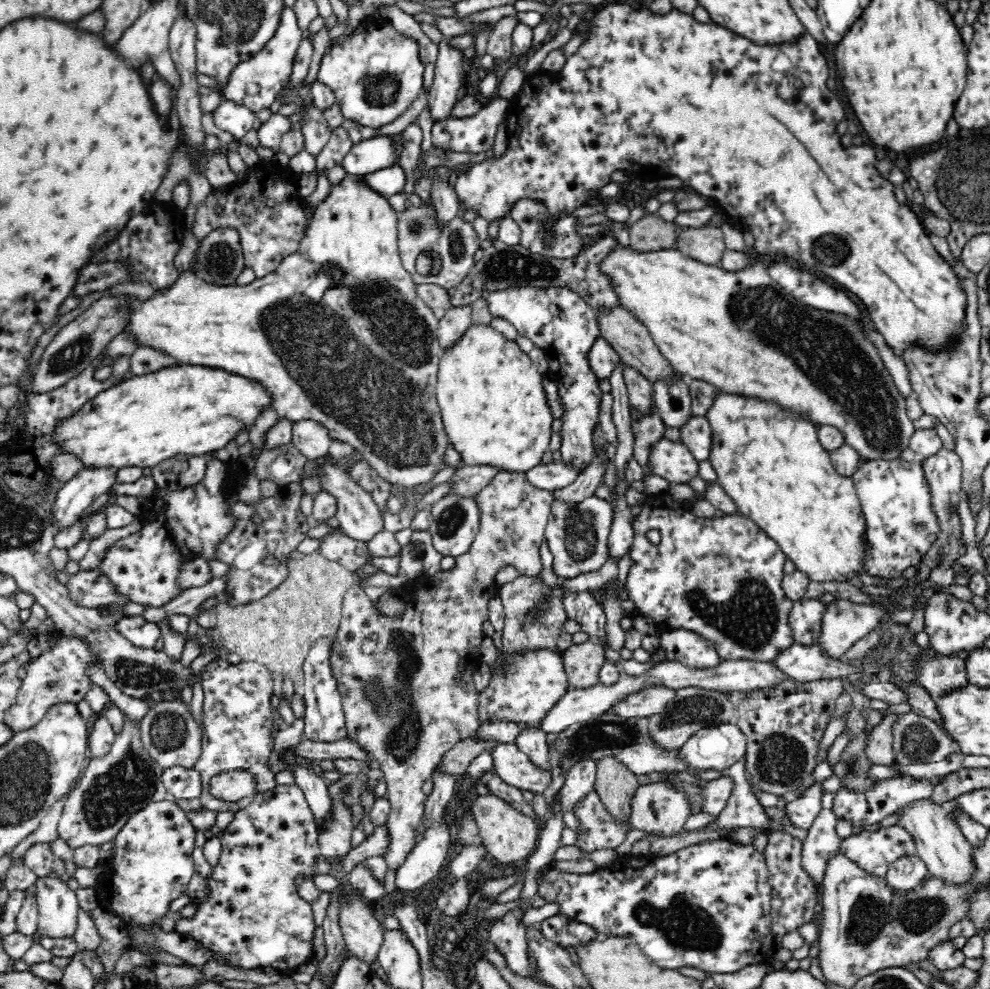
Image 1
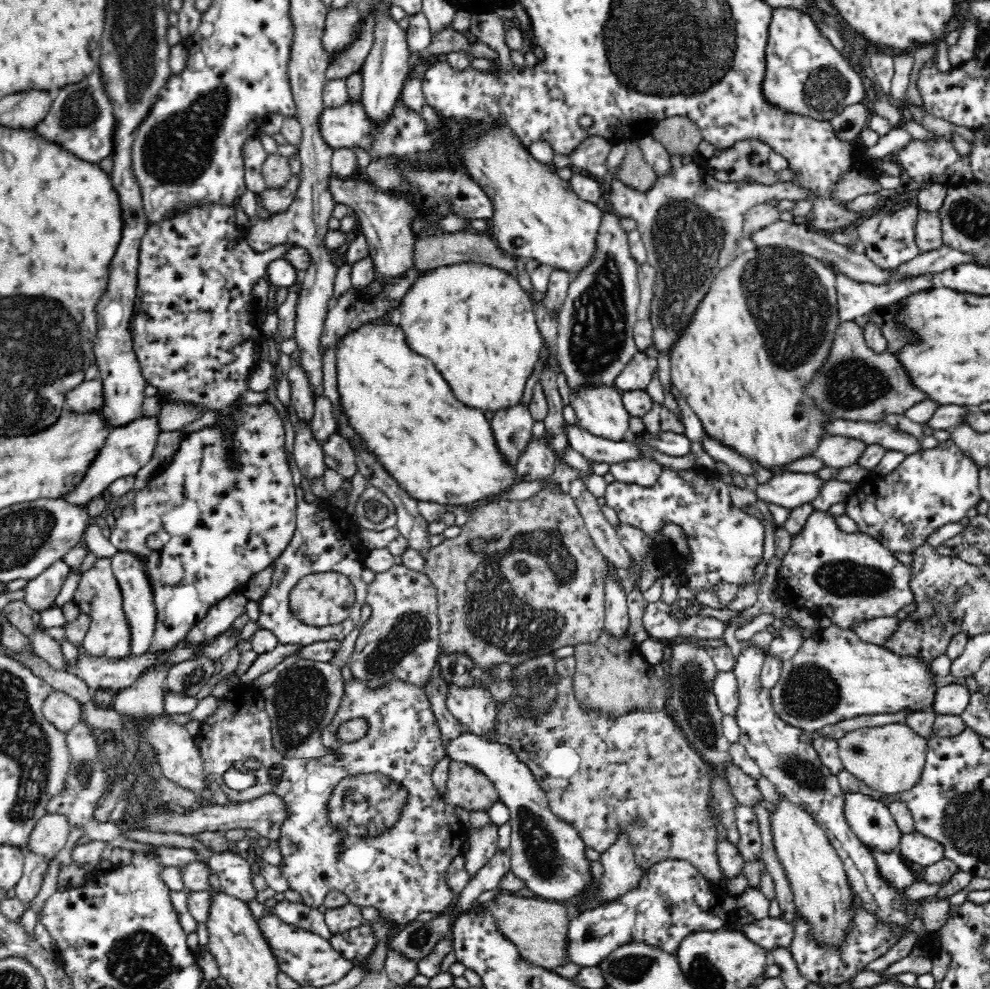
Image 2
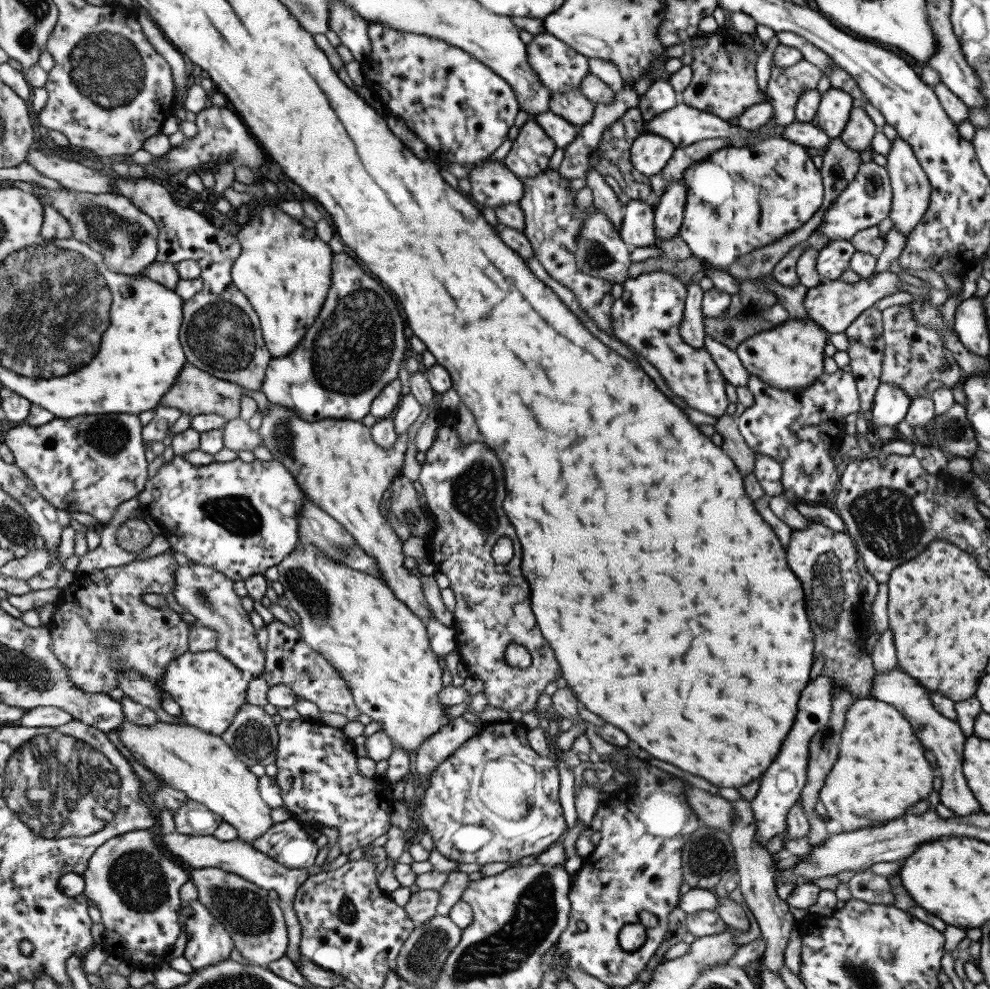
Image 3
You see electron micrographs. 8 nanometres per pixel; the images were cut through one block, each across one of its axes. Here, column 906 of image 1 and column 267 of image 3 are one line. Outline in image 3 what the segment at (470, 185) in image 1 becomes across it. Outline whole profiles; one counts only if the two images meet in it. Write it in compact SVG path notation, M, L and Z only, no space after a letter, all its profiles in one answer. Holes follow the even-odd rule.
M252 202L234 212L232 217L239 223L236 238L241 244L240 257L232 266L233 283L247 296L259 316L263 340L271 356L288 356L300 344L302 336L322 310L332 282L332 250L328 243L318 238L315 228L305 228L273 204Z

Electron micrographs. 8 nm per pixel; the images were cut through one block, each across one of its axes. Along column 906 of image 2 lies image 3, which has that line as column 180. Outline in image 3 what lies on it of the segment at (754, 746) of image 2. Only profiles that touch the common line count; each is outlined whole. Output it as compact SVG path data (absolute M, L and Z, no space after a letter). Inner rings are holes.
M181 901L179 923L188 933L183 957L192 968L202 970L205 966L229 959L235 948L230 933L212 916L212 913L196 901Z

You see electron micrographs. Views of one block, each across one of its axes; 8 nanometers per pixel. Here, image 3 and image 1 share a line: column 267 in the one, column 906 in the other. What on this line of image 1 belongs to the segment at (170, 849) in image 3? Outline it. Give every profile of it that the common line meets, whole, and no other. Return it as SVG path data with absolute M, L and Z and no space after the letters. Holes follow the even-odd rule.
M916 854L897 858L890 865L885 877L890 886L905 890L918 887L923 882L924 876L928 874L926 863Z

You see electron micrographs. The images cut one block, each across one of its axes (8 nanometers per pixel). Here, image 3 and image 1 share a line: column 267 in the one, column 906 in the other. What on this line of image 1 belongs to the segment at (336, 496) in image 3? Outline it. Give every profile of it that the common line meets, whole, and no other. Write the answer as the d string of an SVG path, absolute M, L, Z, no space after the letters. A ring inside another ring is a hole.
M618 244L611 251L600 262L600 271L609 276L620 306L631 312L648 329L663 357L669 362L673 370L685 379L704 380L720 389L720 391L724 391L724 393L748 395L748 397L778 403L784 409L794 411L800 417L806 417L806 419L814 421L818 426L832 425L838 431L844 433L844 443L856 449L862 461L898 459L901 452L905 448L909 448L910 437L916 428L913 425L913 420L906 415L905 398L894 384L894 379L892 379L890 371L886 369L876 345L863 334L861 326L854 319L850 319L848 315L834 311L818 310L804 304L800 299L794 298L777 282L772 280L767 268L756 256L751 256L751 264L745 270L729 272L723 270L720 266L706 265L693 260L676 248L653 250L652 252L635 252L630 246L625 248Z

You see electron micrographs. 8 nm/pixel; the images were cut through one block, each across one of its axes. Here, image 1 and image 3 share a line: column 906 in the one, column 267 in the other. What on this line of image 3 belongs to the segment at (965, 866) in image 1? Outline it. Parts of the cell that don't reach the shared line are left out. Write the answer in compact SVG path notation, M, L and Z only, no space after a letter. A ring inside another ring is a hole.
M126 718L120 723L120 727L112 732L118 734L123 746L139 764L150 770L156 778L160 777L176 790L185 792L188 799L201 802L208 810L218 814L223 822L236 828L238 839L246 844L250 845L253 840L264 836L274 825L270 816L271 809L266 805L258 788L258 777L250 771L250 766L236 758L232 748L224 743L221 736L208 734L194 726L168 724L161 720L158 720L156 725L140 726L126 721Z

